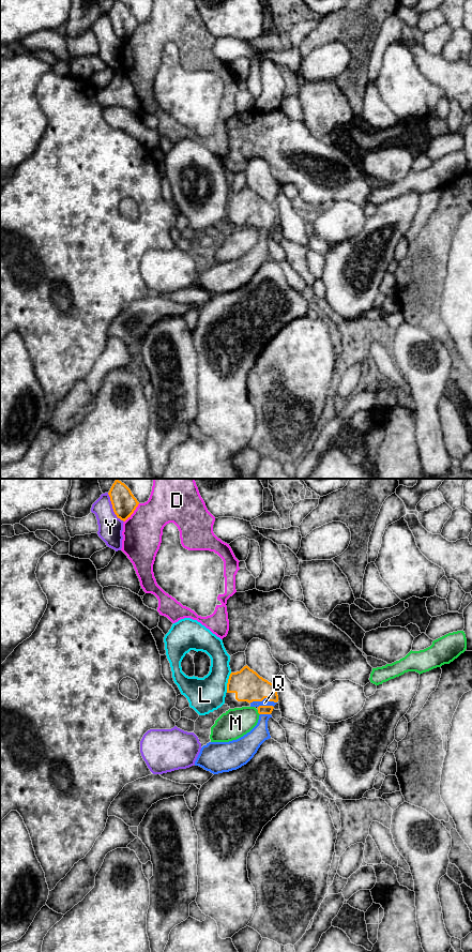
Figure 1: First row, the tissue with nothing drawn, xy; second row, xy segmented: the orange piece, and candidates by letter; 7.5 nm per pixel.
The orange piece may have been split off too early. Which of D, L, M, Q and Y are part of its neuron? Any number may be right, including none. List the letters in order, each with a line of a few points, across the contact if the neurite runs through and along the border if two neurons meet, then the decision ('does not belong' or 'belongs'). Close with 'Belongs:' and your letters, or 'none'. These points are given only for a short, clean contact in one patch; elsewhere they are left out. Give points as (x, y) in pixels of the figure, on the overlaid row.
D: does not belong
L: does not belong
M: does not belong
Q: line xy (247, 684), (262, 699), (264, 703); belongs
Y: does not belong
Belongs: Q

